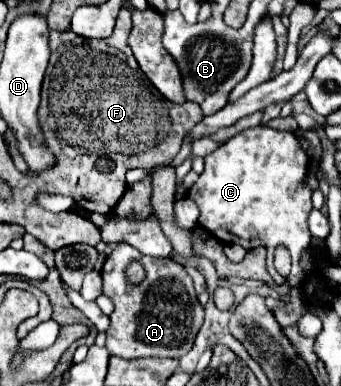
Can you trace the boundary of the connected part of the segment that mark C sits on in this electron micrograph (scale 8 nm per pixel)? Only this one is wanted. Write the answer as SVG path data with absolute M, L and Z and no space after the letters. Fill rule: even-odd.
M258 125L252 129L246 129L220 145L214 153L210 153L204 161L204 171L198 177L196 185L190 189L190 201L194 201L200 209L198 227L212 233L216 239L226 243L242 245L244 249L254 247L266 247L270 257L270 277L276 285L288 283L290 287L300 287L304 283L304 269L300 269L300 257L304 255L304 249L310 247L310 229L308 229L308 215L312 211L310 195L312 191L302 185L302 179L308 171L308 155L300 147L298 139L290 131L276 131L266 125ZM278 245L284 245L292 255L292 271L288 277L282 277L274 269L274 249Z

